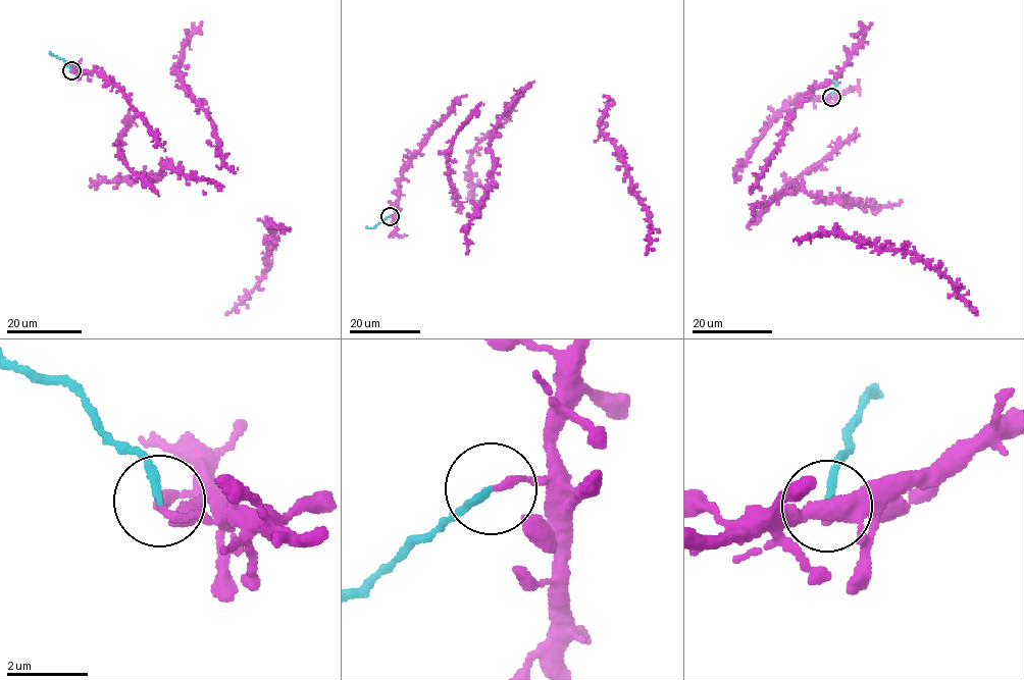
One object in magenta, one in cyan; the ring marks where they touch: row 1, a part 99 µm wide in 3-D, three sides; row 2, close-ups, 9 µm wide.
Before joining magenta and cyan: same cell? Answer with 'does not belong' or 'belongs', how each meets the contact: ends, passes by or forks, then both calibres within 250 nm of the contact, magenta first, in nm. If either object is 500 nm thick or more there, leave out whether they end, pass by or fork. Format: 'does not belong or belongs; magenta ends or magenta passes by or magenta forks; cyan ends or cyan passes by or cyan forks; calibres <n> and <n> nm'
does not belong; magenta ends; cyan ends; calibres 170 and 180 nm

